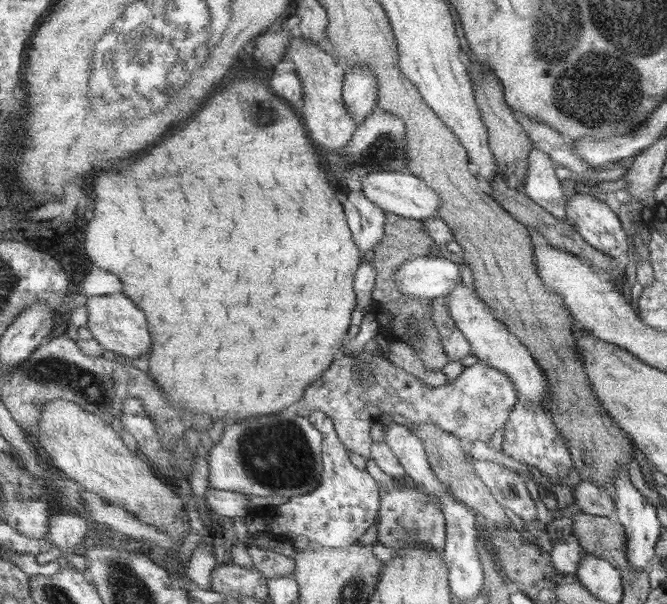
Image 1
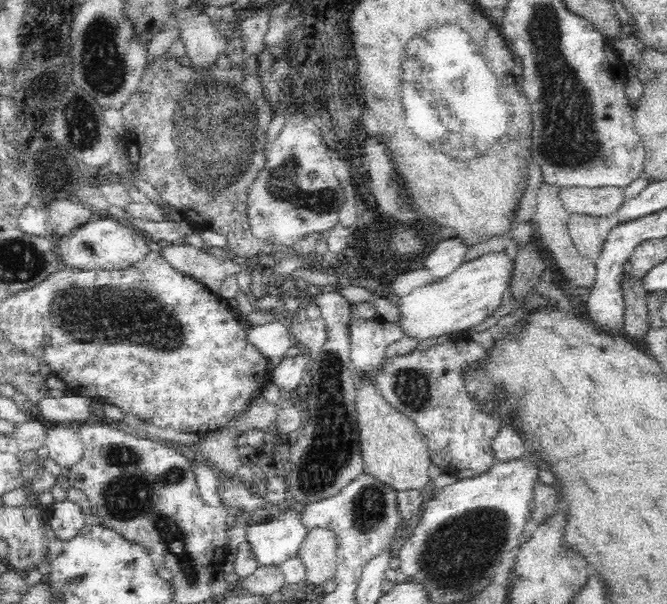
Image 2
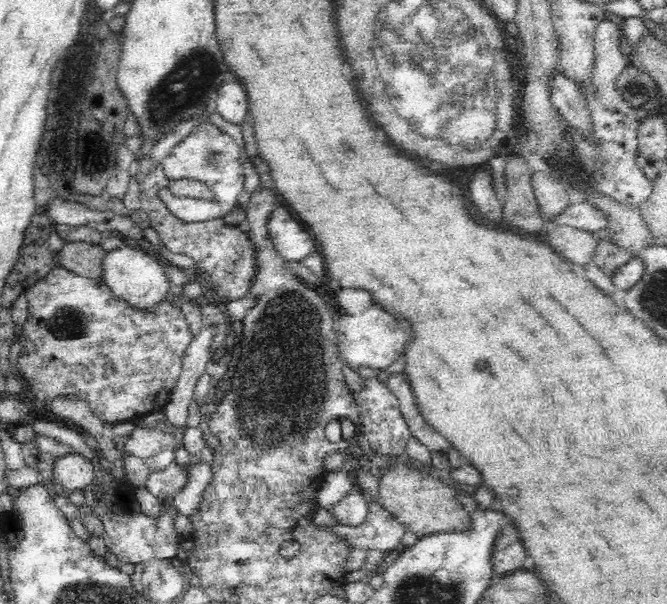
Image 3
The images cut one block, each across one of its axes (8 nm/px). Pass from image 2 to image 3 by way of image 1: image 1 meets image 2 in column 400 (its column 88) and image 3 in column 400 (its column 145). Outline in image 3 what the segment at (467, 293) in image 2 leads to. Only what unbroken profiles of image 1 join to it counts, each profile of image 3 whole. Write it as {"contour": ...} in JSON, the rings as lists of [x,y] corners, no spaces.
{"contour":[[[372,303],[361,313],[344,314],[338,320],[334,320],[332,327],[336,331],[339,356],[342,356],[350,369],[363,366],[378,371],[403,356],[408,342],[414,336],[412,324],[404,316],[394,316],[388,310],[393,309],[382,308],[380,304]]]}

